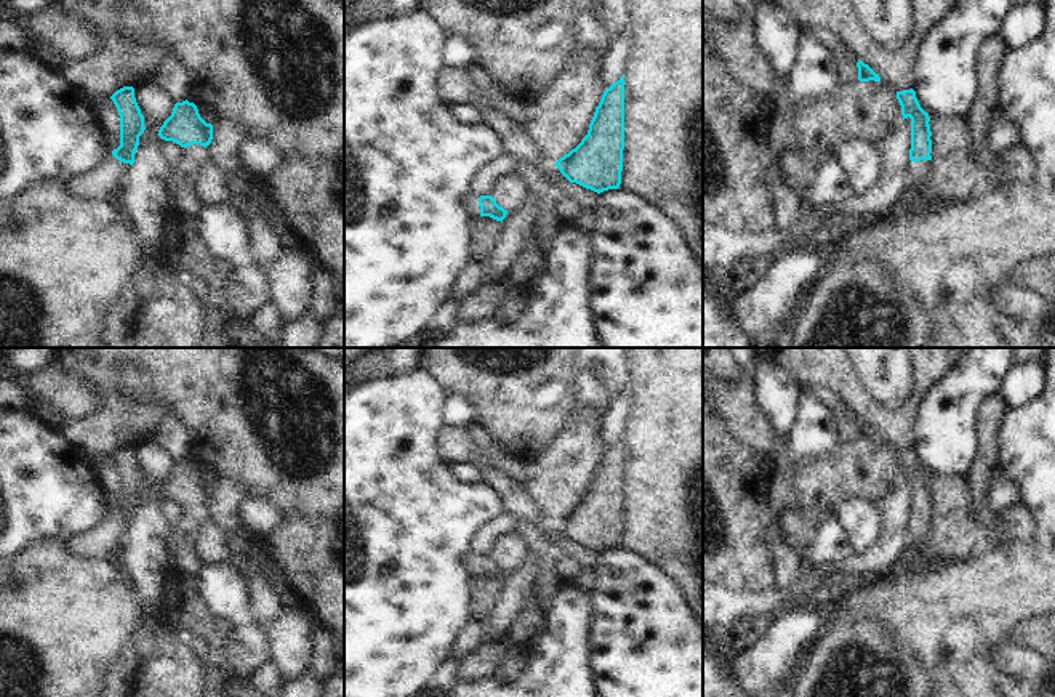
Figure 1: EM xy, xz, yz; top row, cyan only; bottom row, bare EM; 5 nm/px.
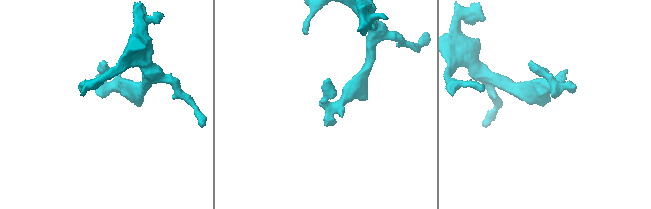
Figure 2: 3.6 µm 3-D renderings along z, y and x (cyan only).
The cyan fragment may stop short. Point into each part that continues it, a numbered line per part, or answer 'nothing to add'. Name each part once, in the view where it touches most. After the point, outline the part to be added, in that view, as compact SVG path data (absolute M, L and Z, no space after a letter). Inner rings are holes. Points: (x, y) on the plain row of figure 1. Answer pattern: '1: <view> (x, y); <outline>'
1: xy (101, 543); M109 513L96 529L66 543L72 553L86 561L115 561L122 538L130 527L130 522L123 522Z

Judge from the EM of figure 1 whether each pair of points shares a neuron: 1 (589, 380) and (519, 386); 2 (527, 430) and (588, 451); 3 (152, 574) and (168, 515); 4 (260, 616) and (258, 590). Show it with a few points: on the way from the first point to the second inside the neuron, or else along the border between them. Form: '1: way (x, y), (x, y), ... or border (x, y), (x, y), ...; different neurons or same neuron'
1: border (573, 364), (575, 406); different neurons
2: border (573, 407), (565, 425), (540, 451), (524, 460); different neurons
3: border (167, 500), (160, 508), (160, 524), (165, 529); different neurons
4: way (260, 609), (260, 596); same neuron

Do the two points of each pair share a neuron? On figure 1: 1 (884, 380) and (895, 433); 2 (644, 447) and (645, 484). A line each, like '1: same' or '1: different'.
1: different
2: same

